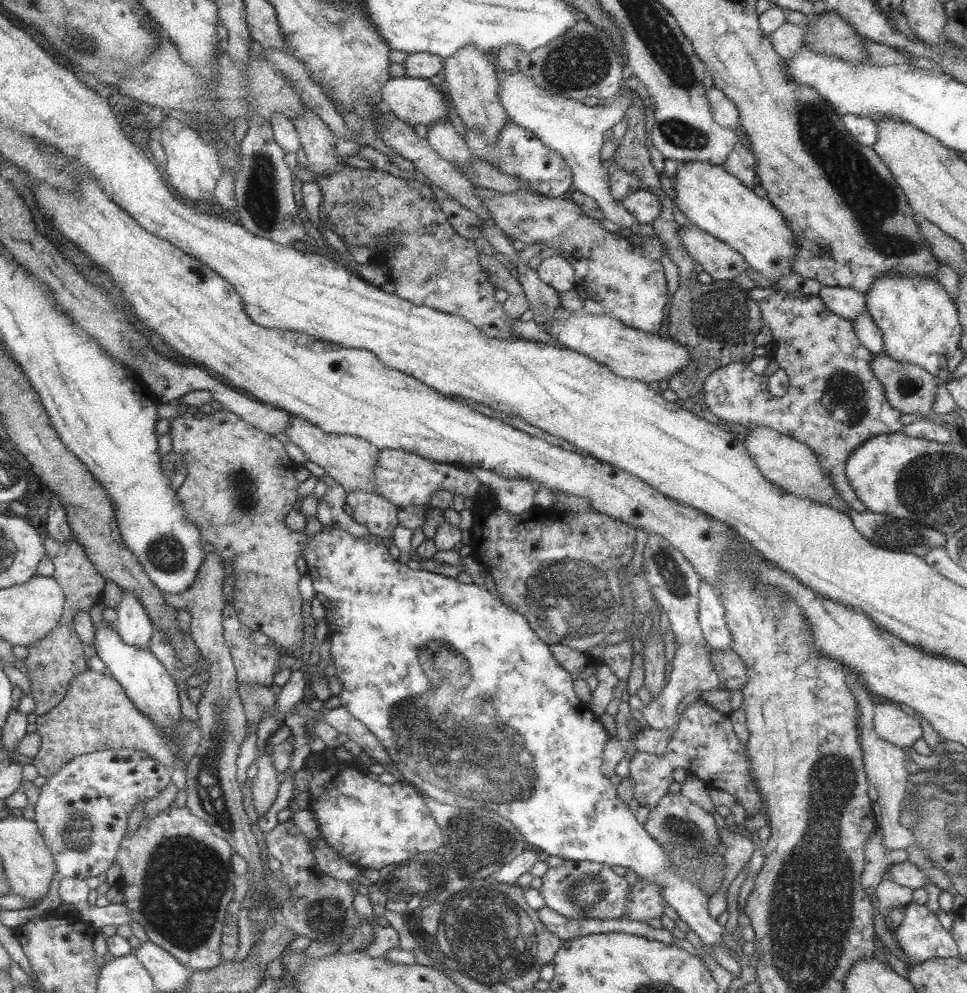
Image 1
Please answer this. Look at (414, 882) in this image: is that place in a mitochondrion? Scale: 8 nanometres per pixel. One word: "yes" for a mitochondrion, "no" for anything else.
yes

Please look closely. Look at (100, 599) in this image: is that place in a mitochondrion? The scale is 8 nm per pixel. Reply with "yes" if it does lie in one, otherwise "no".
no

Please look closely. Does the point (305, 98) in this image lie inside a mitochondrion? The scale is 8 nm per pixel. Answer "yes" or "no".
no

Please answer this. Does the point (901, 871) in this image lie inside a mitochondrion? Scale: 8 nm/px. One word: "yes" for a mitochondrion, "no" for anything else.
no

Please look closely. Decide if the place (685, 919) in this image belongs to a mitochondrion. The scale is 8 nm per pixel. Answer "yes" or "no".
no

